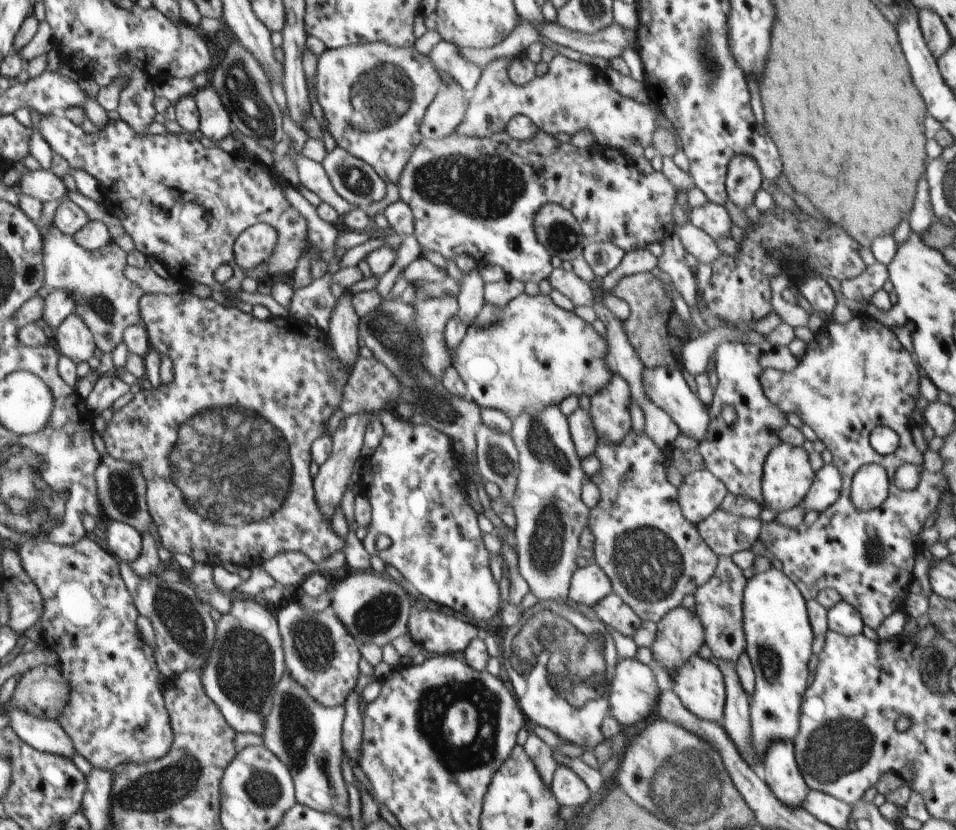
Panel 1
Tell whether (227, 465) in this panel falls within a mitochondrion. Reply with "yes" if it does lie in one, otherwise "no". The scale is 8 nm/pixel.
yes

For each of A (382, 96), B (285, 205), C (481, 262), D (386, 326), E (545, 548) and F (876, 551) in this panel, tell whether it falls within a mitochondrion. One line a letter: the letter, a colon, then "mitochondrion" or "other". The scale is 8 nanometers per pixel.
A: mitochondrion
B: other
C: other
D: mitochondrion
E: mitochondrion
F: mitochondrion

